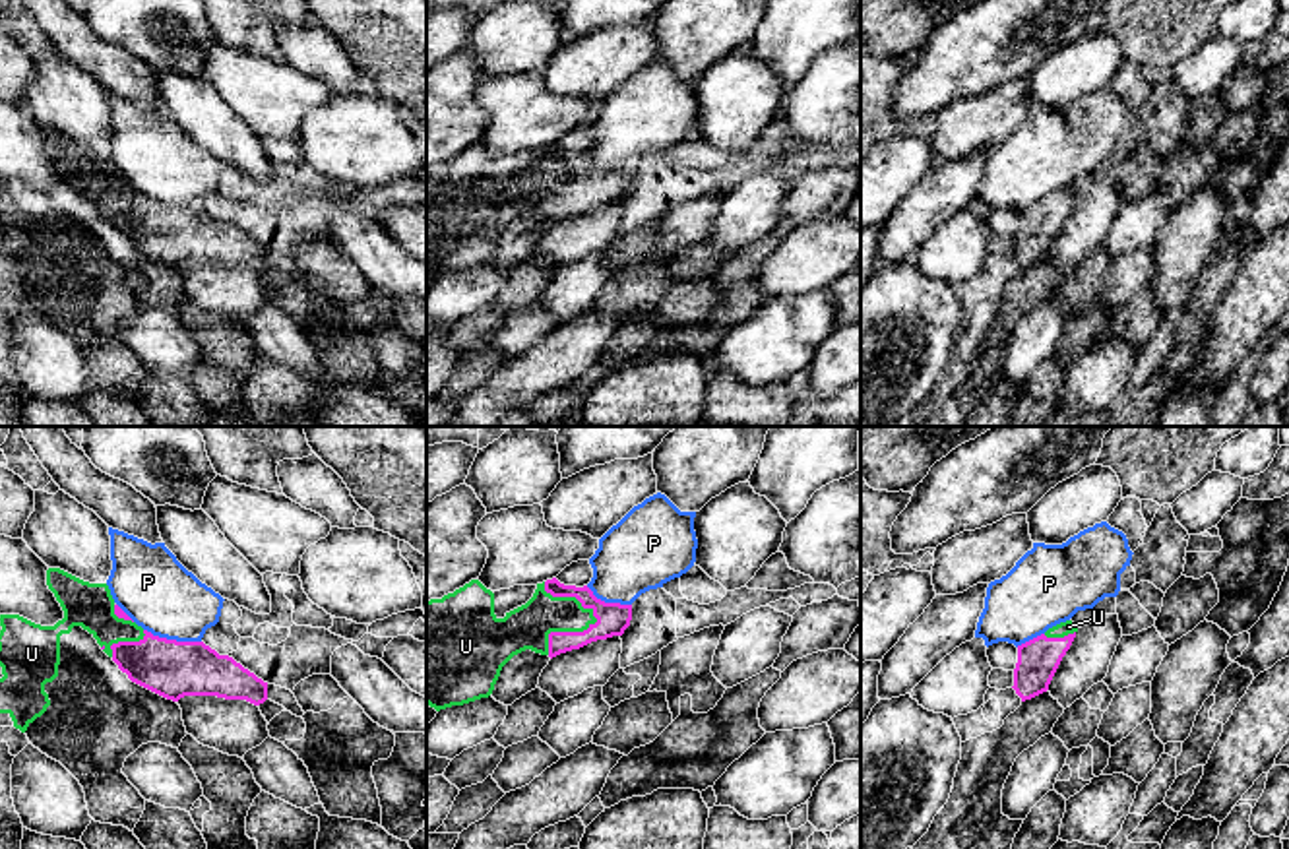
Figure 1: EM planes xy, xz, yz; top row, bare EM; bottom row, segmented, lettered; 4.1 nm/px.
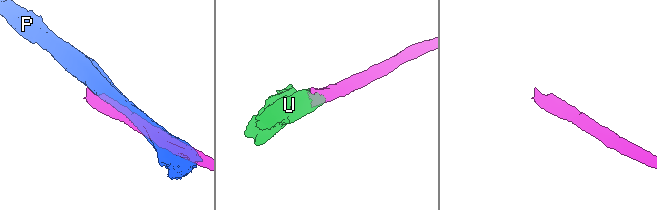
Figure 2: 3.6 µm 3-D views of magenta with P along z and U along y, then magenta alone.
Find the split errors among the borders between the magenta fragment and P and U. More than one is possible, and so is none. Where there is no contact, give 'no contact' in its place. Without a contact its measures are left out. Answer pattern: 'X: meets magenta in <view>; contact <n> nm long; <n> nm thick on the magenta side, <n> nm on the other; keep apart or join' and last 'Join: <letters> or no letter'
P: meets magenta in xy; contact 240 nm long; 240 nm thick on the magenta side, 300 nm on the other; keep apart
U: meets magenta in xz; contact 300 nm long; 140 nm thick on the magenta side, 160 nm on the other; join
Join: U

